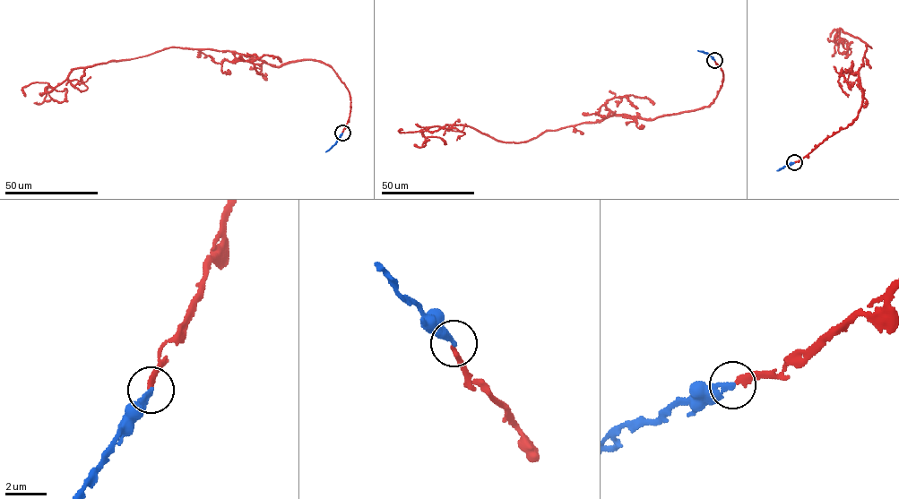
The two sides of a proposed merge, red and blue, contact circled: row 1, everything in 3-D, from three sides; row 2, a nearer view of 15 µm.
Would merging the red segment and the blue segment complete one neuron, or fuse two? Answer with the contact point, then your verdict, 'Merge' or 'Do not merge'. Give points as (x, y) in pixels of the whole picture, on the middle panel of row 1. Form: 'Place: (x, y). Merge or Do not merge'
Place: (714, 60). Do not merge

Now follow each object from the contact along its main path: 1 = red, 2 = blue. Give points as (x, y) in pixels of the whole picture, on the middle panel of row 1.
1: (714, 60), (722, 86), (704, 107), (653, 119), (614, 116), (517, 143), (461, 124), (422, 132), (444, 141)
2: (714, 60), (706, 52), (697, 51)

